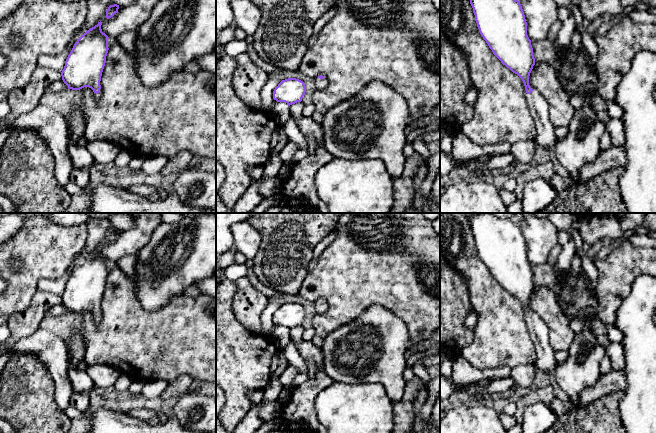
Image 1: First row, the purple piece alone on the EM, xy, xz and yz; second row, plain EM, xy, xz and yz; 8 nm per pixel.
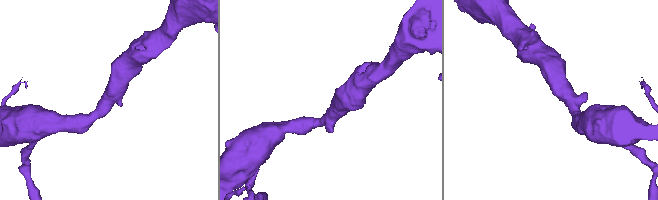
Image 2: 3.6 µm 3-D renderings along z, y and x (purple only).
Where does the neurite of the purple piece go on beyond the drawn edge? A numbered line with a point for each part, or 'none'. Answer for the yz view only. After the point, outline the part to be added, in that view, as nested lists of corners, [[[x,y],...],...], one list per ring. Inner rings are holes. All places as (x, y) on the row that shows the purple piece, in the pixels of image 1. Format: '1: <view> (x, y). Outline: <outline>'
1: yz (539, 108). Outline: [[[537,91],[527,94],[527,101],[537,129],[535,142],[538,145],[550,148],[555,145],[557,138],[555,127],[550,120],[549,105]]]

